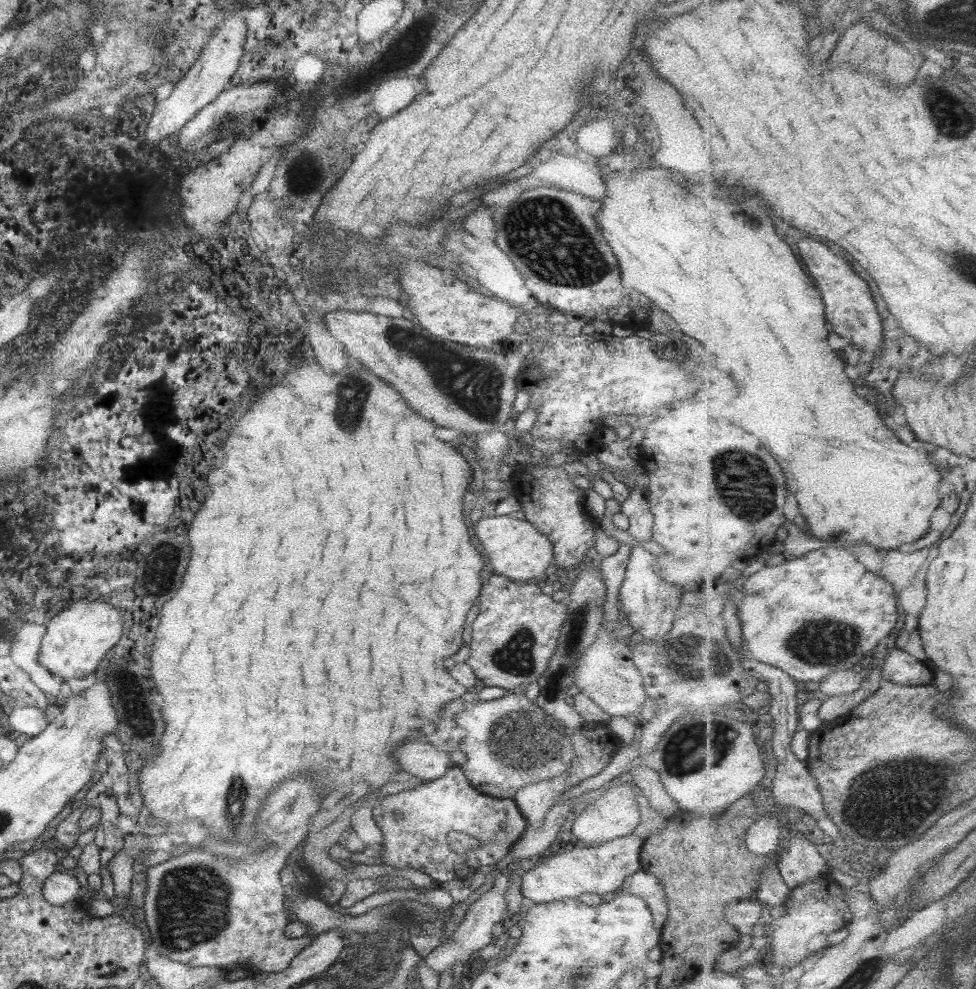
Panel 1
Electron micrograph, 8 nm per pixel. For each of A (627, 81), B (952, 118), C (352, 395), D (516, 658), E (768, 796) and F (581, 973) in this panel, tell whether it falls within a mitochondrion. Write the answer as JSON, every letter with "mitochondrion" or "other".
{"A":"other","B":"mitochondrion","C":"mitochondrion","D":"mitochondrion","E":"other","F":"mitochondrion"}

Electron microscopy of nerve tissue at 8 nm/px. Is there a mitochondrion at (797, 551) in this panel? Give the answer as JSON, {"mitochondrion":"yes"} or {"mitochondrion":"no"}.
{"mitochondrion":"no"}

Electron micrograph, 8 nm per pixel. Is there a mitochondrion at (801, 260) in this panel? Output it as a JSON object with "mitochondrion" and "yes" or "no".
{"mitochondrion":"no"}

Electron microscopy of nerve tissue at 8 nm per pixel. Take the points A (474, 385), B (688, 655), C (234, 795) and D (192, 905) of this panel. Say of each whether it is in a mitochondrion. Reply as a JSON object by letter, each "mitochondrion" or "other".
{"A":"mitochondrion","B":"mitochondrion","C":"mitochondrion","D":"mitochondrion"}

